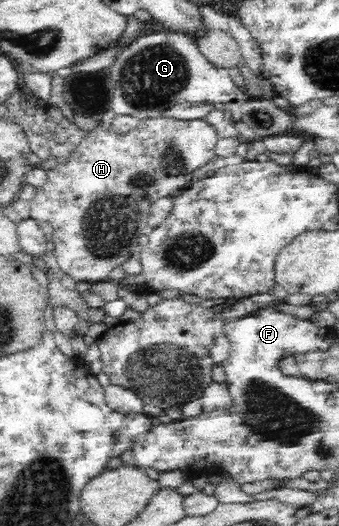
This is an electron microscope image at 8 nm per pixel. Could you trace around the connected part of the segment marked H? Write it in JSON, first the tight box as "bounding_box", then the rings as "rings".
{"bounding_box":[29,117,218,283],"rings":[[[169,117],[141,119],[130,132],[121,135],[114,130],[106,131],[101,125],[85,134],[84,139],[68,153],[66,161],[58,162],[54,169],[46,171],[46,181],[36,187],[36,195],[29,201],[29,217],[38,223],[41,232],[52,226],[54,235],[54,256],[58,267],[76,282],[98,283],[109,280],[110,271],[123,265],[130,257],[140,253],[142,245],[153,231],[147,223],[150,203],[168,197],[170,175],[192,173],[199,167],[213,161],[218,141],[216,129],[205,120],[177,120]]]}

